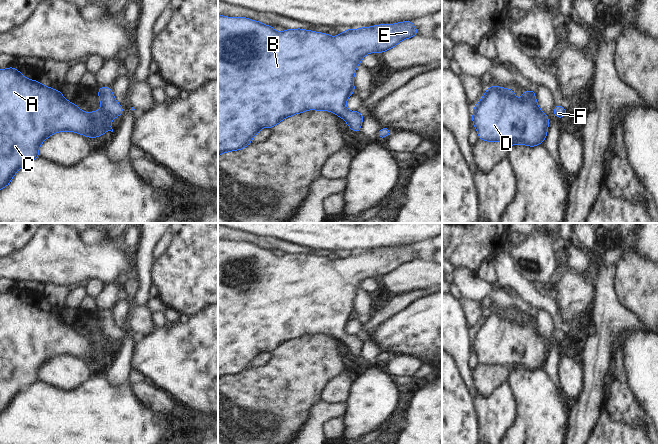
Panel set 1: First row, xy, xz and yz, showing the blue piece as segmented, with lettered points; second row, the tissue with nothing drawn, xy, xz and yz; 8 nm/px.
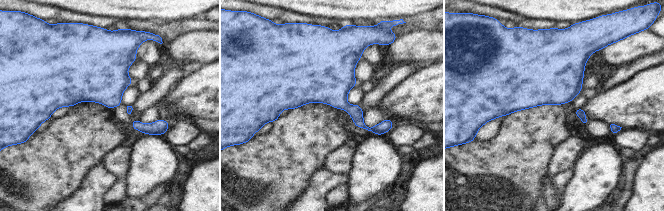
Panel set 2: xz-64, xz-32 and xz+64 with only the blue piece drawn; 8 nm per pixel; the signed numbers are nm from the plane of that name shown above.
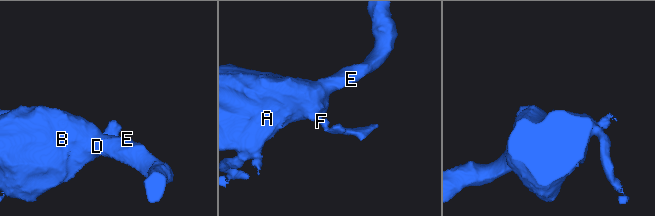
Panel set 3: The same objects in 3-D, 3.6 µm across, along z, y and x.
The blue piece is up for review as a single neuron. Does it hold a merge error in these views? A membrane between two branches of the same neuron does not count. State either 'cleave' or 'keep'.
keep

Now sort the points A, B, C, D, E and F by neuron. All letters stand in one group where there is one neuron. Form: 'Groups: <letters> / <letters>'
Groups: A B C D E F.

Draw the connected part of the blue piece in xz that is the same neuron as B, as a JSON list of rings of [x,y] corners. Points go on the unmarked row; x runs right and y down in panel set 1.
[[[218,239],[218,381],[222,377],[238,375],[251,368],[251,363],[256,361],[262,352],[274,352],[283,343],[293,339],[304,337],[307,334],[331,335],[338,341],[341,341],[348,351],[355,357],[361,355],[361,349],[364,340],[360,335],[348,335],[347,323],[355,315],[354,299],[362,283],[369,277],[383,277],[398,269],[401,265],[416,260],[418,253],[412,248],[412,244],[398,246],[394,248],[378,248],[370,251],[361,251],[359,253],[347,253],[339,259],[332,261],[328,257],[298,253],[285,253],[283,256],[276,255],[271,249],[265,249],[260,245],[254,245],[247,241],[226,241]]]

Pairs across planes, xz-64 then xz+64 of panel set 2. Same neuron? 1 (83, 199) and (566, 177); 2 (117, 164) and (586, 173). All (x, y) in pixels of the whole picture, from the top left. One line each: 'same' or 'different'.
1: same
2: different

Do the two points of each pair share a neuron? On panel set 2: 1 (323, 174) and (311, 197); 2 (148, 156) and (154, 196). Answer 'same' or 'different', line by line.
1: same
2: different

